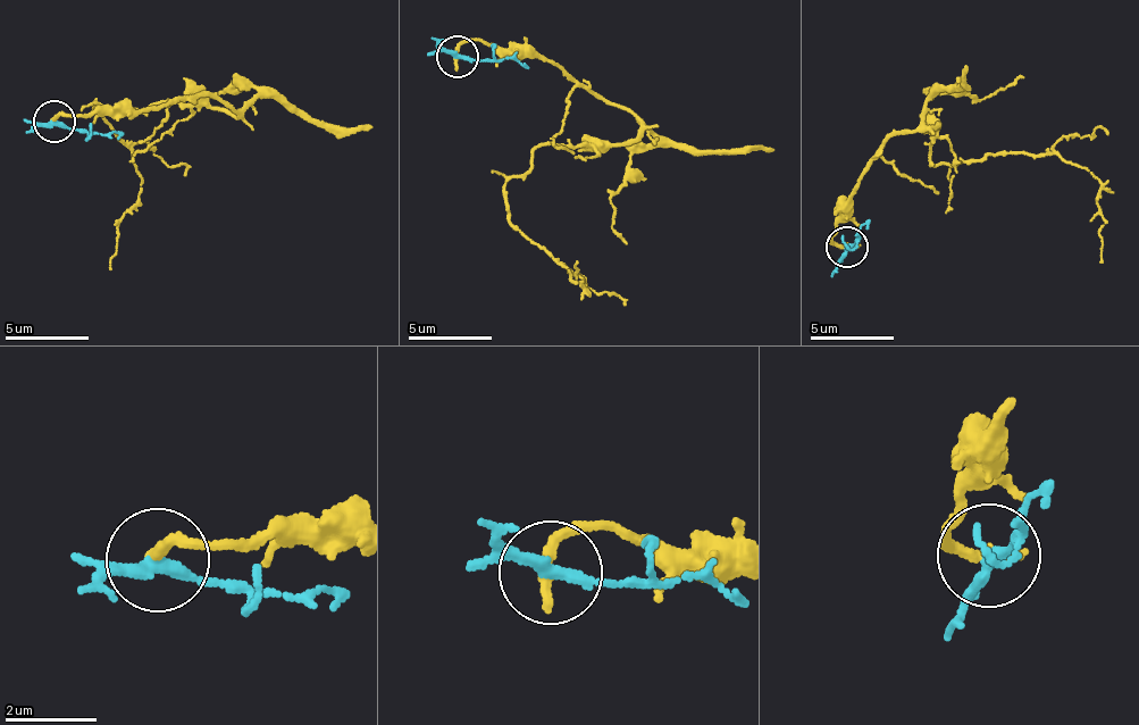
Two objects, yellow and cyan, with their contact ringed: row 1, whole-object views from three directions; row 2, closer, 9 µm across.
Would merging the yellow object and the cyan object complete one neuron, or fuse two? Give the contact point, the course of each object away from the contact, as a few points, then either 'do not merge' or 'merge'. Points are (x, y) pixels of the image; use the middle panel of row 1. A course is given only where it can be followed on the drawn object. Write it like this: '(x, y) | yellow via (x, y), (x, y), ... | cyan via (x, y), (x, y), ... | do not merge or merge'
(458, 57) | yellow via (455, 58), (539, 51), (641, 124), (542, 144), (503, 190), (587, 286), (579, 260) | cyan via (455, 58), (494, 58), (529, 67) | do not merge

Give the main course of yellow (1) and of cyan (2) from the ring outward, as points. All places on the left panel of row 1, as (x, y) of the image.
1: (52, 121), (202, 96), (240, 116), (94, 102), (142, 184), (116, 234), (114, 269)
2: (52, 121), (90, 132), (125, 133)

